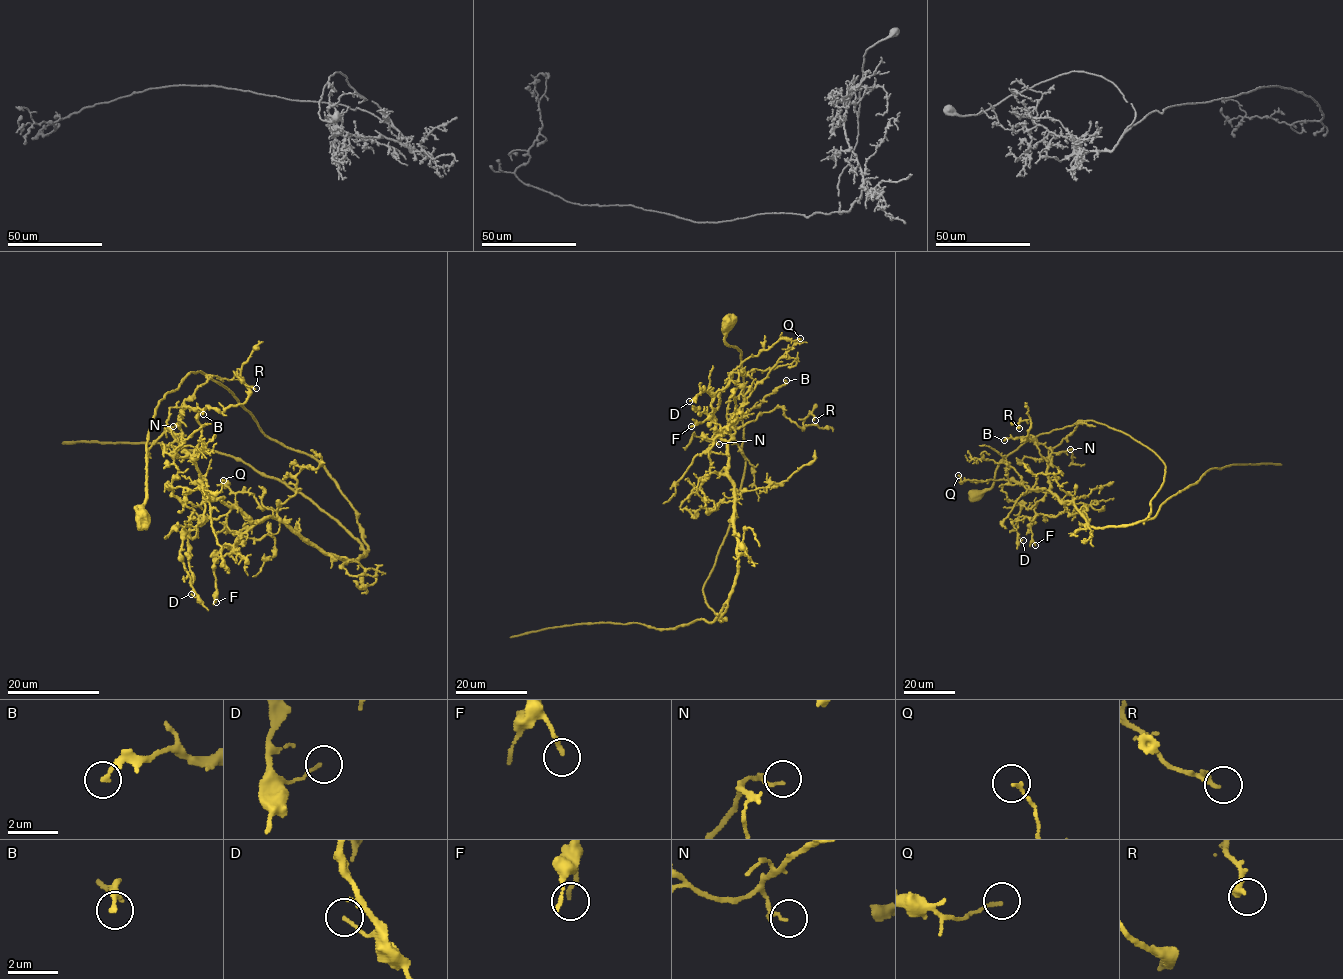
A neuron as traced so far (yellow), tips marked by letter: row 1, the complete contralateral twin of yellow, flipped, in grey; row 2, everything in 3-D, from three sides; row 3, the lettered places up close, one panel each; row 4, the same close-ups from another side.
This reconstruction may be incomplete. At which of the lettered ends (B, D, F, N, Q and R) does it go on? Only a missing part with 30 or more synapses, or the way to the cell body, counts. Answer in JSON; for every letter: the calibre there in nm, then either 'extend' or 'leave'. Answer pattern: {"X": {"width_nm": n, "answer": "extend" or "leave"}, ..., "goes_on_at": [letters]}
{"B": {"width_nm": 190, "answer": "leave"}, "D": {"width_nm": 100, "answer": "leave"}, "F": {"width_nm": 150, "answer": "leave"}, "N": {"width_nm": 80, "answer": "leave"}, "Q": {"width_nm": 130, "answer": "leave"}, "R": {"width_nm": 260, "answer": "leave"}, "goes_on_at": []}

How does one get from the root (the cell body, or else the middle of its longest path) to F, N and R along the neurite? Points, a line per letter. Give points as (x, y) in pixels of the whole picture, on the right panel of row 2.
F: (975, 495), (1023, 443), (1079, 420), (1164, 462), (1144, 519), (1091, 527), (1065, 501), (1031, 519), (1035, 545)
N: (975, 495), (1025, 442), (1093, 421), (1164, 462), (1150, 515), (1094, 528), (1059, 502), (1049, 456), (1070, 449)
R: (975, 495), (1025, 442), (1093, 421), (1164, 462), (1150, 515), (1089, 526), (1019, 428)

